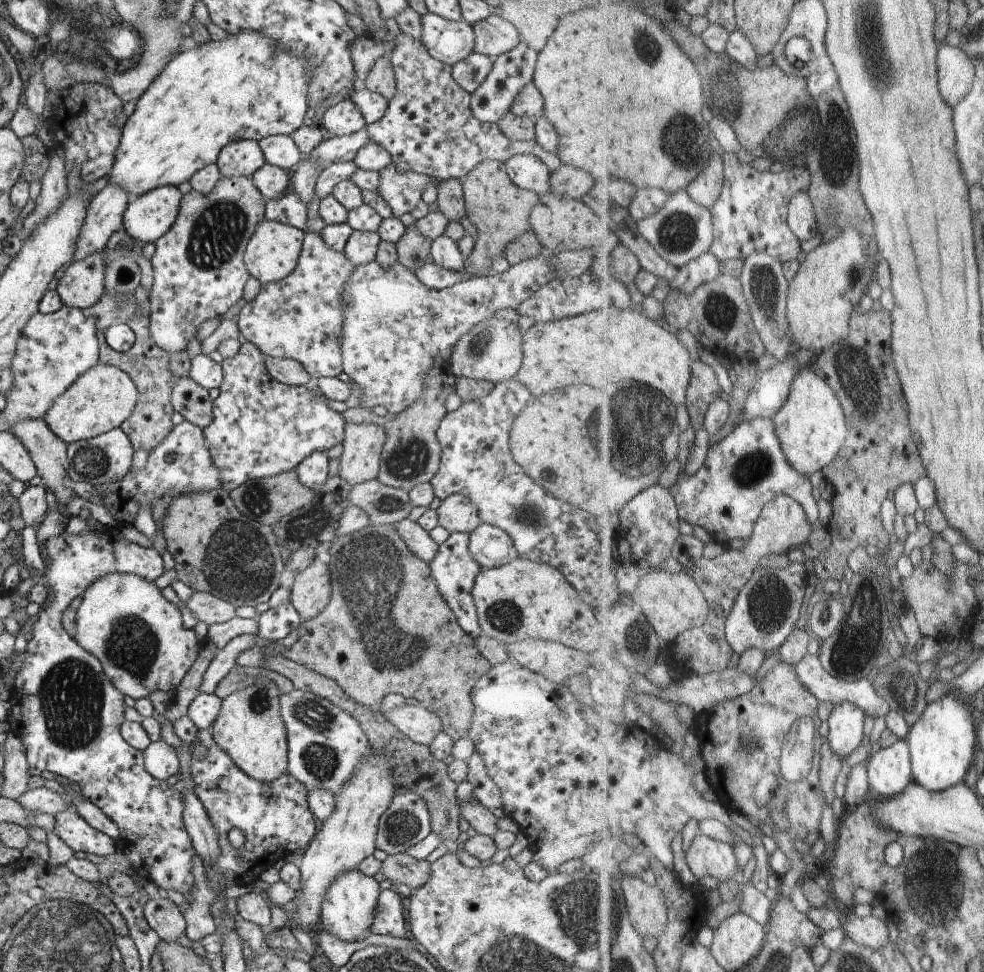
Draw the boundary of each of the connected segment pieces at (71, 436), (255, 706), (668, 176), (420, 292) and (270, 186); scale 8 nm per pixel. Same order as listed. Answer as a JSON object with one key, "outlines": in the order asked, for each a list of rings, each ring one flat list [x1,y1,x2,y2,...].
{"outlines":[[[99,362,56,398,43,419,49,430,68,445,120,427,134,412,138,398,137,386,127,372]],[[258,675,255,683,221,699,218,718,212,725,214,742,252,778,271,783,287,772,287,730,279,711,279,689,272,679]],[[583,4,580,12,574,14,574,38,570,38,568,44,566,44,566,40,558,40,558,36,564,34,562,32,562,22,564,22,564,18,560,18,556,23,554,26,556,31,548,39,544,48,537,53,532,80,543,96,543,114,547,116,559,136,558,155,562,162,581,169,584,168,586,172,592,174,596,182,608,180,608,178,610,178,610,181,626,179,637,184,640,189,657,188,671,193,687,189,712,164,716,154,714,144,712,144,715,133,712,130,711,121,708,122,704,118,704,106,706,106,709,96,705,87,705,77,699,65,694,64,694,60,682,50,670,31,662,28,658,19,636,10,632,4,598,5,596,8,592,8,590,5,588,5,588,8,584,8]],[[545,249,537,256,512,265,504,273,492,272,482,277,470,277,443,289,422,284,414,272,399,262,383,267,374,260,368,264,355,266,341,296,344,328,340,344,343,371,363,390,362,407,371,409,374,406,384,406,391,417,414,404,426,385,431,382,428,380,429,370,433,368,435,360,440,359,446,363,453,346,462,335,474,328,475,324,494,317,498,310,503,308,517,310,521,302,555,278,551,271,553,256,553,252]],[[264,163,254,174,251,174,254,186,266,199,275,199,290,191,290,172,279,166]]]}

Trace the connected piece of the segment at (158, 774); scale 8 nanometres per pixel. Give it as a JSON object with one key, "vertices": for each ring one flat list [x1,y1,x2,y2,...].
{"vertices":[[164,741,151,742,143,750,146,770,158,780,170,778,180,771,178,753]]}

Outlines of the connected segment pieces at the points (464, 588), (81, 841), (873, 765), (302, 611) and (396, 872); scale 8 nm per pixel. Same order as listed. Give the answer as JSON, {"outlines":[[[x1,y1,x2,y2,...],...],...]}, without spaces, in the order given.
{"outlines":[[[453,532,449,538,439,545,436,556,429,562,432,576,439,586,440,594,444,597,450,610,455,614,457,623,463,631,473,640,482,635,481,628,477,626,477,612,471,593,476,576,482,570,474,560,469,549,470,534]],[[68,809,55,815,53,832,74,851,83,850,100,856,114,854,119,850,117,840,92,828,76,811]],[[902,737,892,746,881,748,867,762,871,785,883,795,901,795,915,780,913,754,908,737]],[[316,559,306,570,295,576,291,588,291,605,299,614,302,624,318,616,330,600,331,580,328,568,328,563]],[[404,852,388,855,381,869,393,885,406,884,412,890,417,890,430,880,430,865,426,859,415,859]]]}

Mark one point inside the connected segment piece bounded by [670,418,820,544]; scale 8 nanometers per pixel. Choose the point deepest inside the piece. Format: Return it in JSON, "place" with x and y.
{"place":[748,469]}

